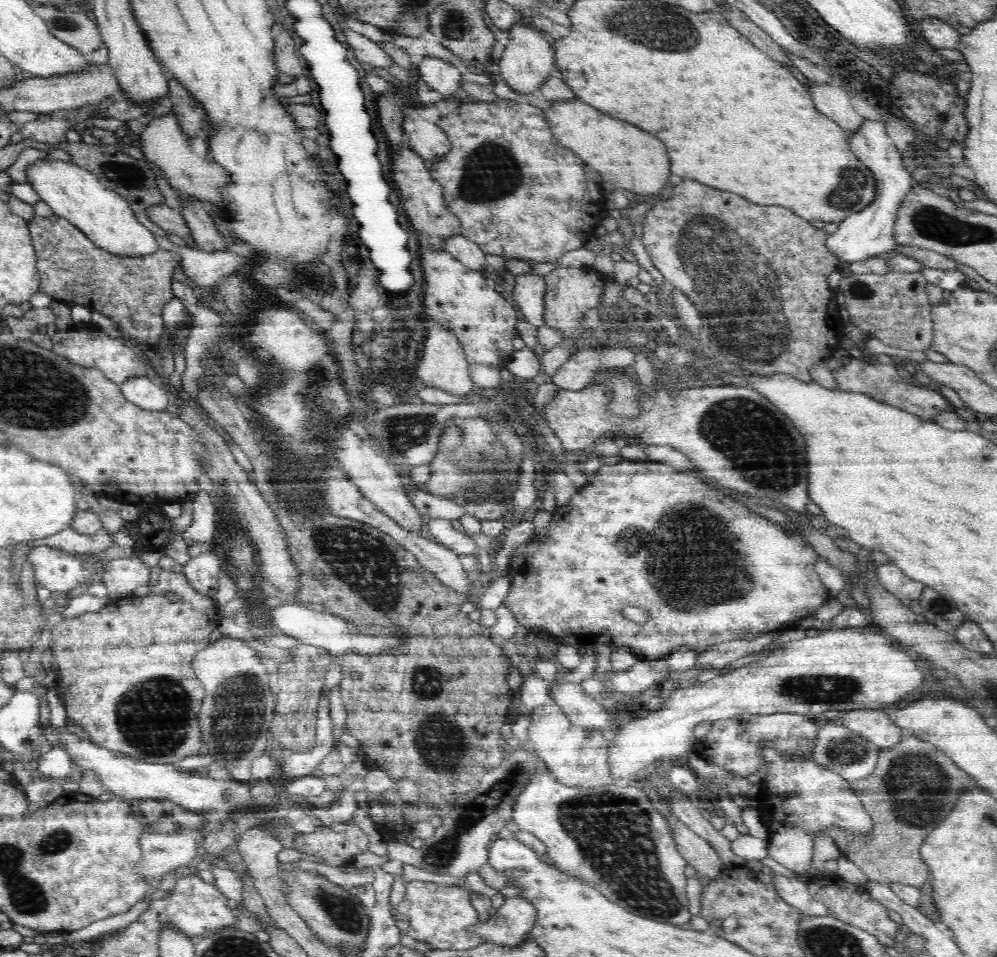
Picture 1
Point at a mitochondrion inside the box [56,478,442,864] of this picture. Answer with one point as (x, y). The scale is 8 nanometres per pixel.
(357, 556)

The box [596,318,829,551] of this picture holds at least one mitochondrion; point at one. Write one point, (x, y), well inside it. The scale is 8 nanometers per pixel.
(744, 432)

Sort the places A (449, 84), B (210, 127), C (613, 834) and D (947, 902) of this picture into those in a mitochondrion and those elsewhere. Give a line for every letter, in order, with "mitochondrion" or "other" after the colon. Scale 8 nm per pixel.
A: other
B: other
C: mitochondrion
D: other

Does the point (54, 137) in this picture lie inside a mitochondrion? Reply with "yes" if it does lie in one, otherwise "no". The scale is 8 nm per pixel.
no

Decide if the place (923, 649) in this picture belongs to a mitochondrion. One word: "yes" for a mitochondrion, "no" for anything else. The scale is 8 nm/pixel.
no

